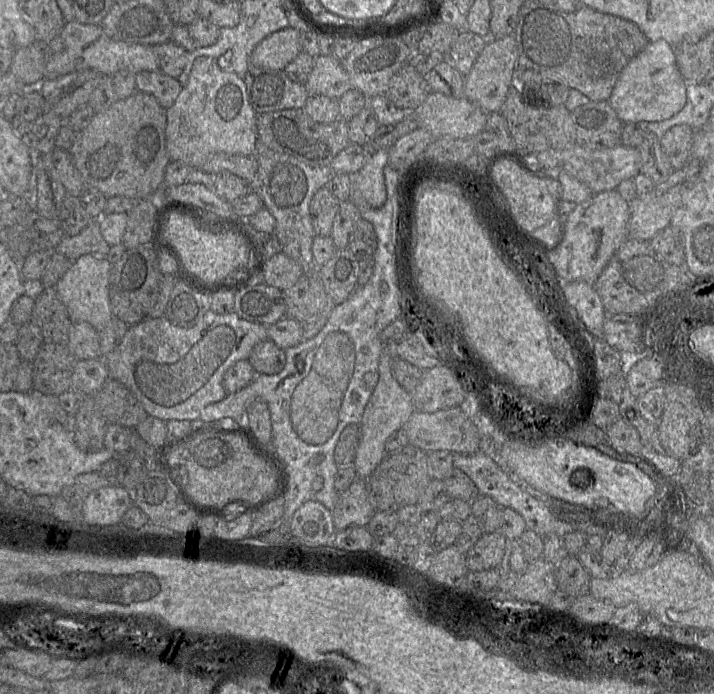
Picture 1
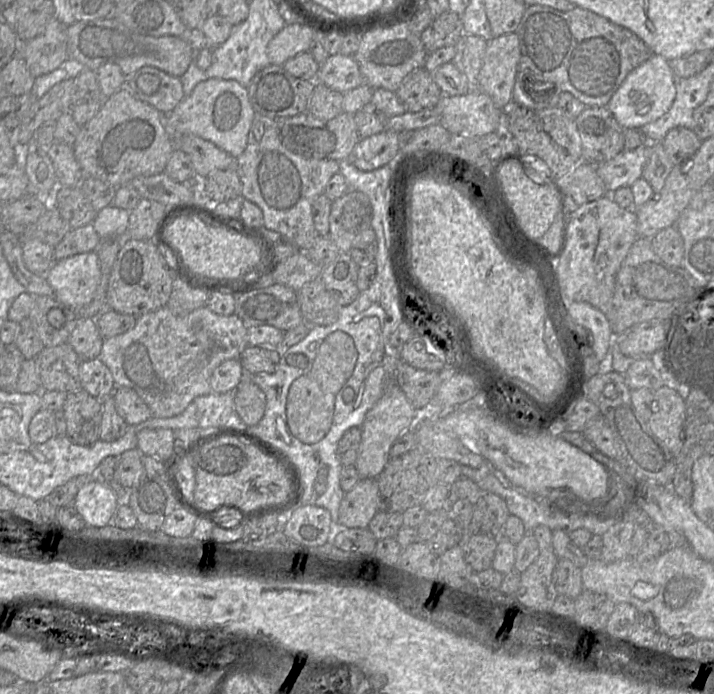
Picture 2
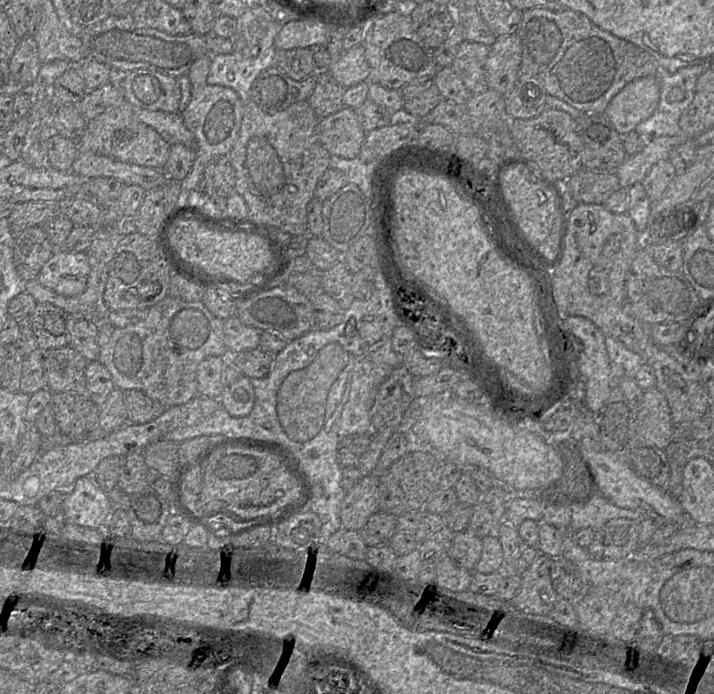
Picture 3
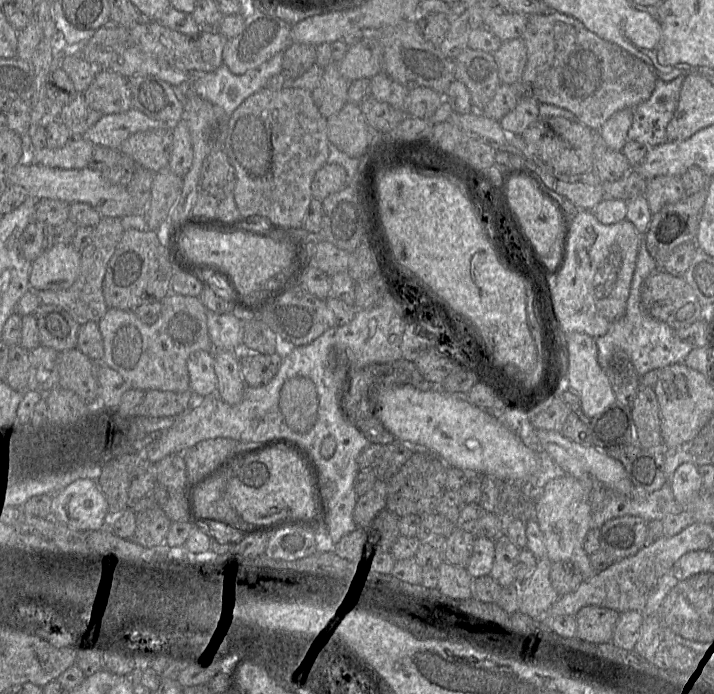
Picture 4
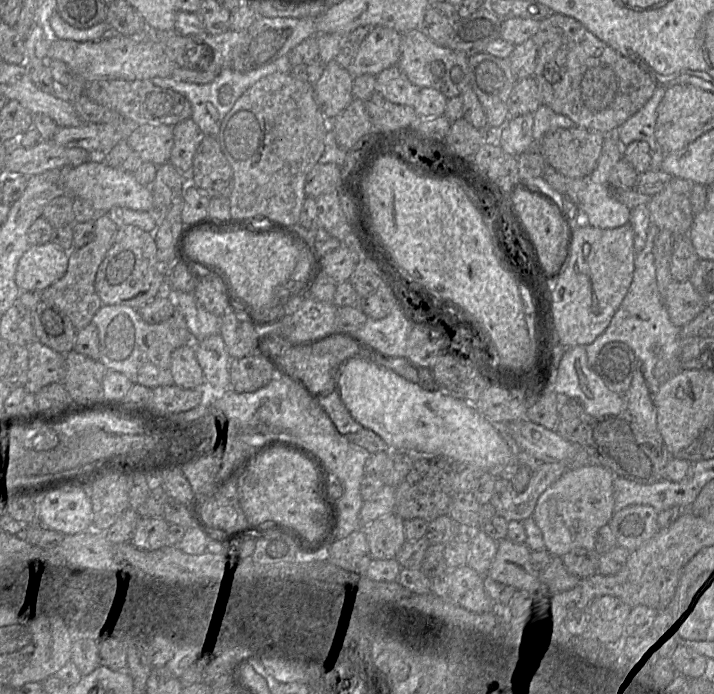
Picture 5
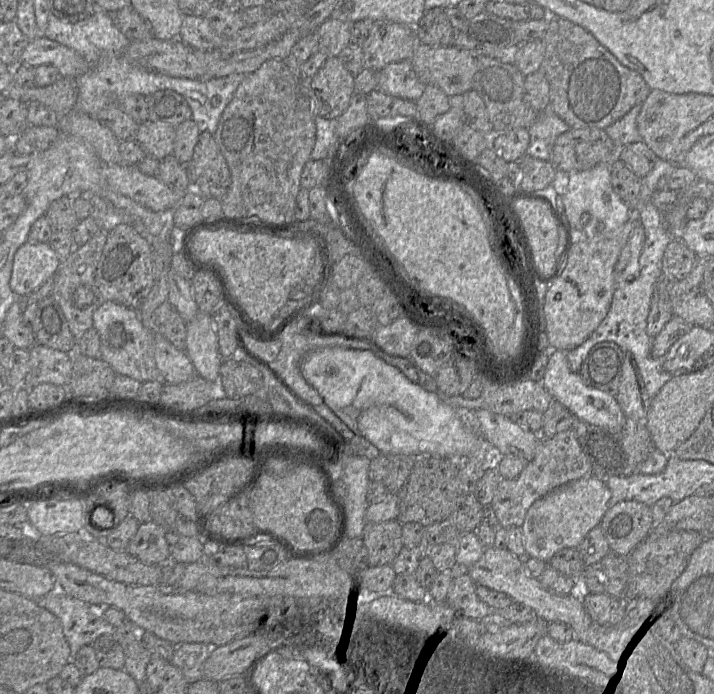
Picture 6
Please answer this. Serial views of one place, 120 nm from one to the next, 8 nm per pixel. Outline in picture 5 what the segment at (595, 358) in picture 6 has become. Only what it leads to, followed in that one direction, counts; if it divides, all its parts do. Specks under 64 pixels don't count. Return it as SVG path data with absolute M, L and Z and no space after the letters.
M611 342L602 348L592 369L611 391L625 400L637 361L628 345Z

